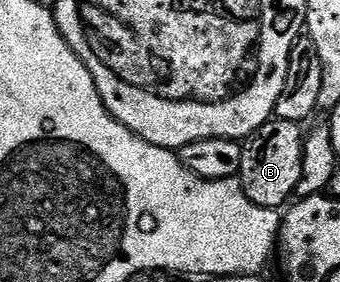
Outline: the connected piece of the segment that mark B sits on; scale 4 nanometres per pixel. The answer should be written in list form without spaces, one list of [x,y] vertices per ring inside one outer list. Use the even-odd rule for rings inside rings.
[[[276,117],[264,123],[254,135],[244,140],[239,178],[245,196],[260,207],[284,208],[294,198],[299,177],[303,173],[304,144],[305,135],[301,123]]]

